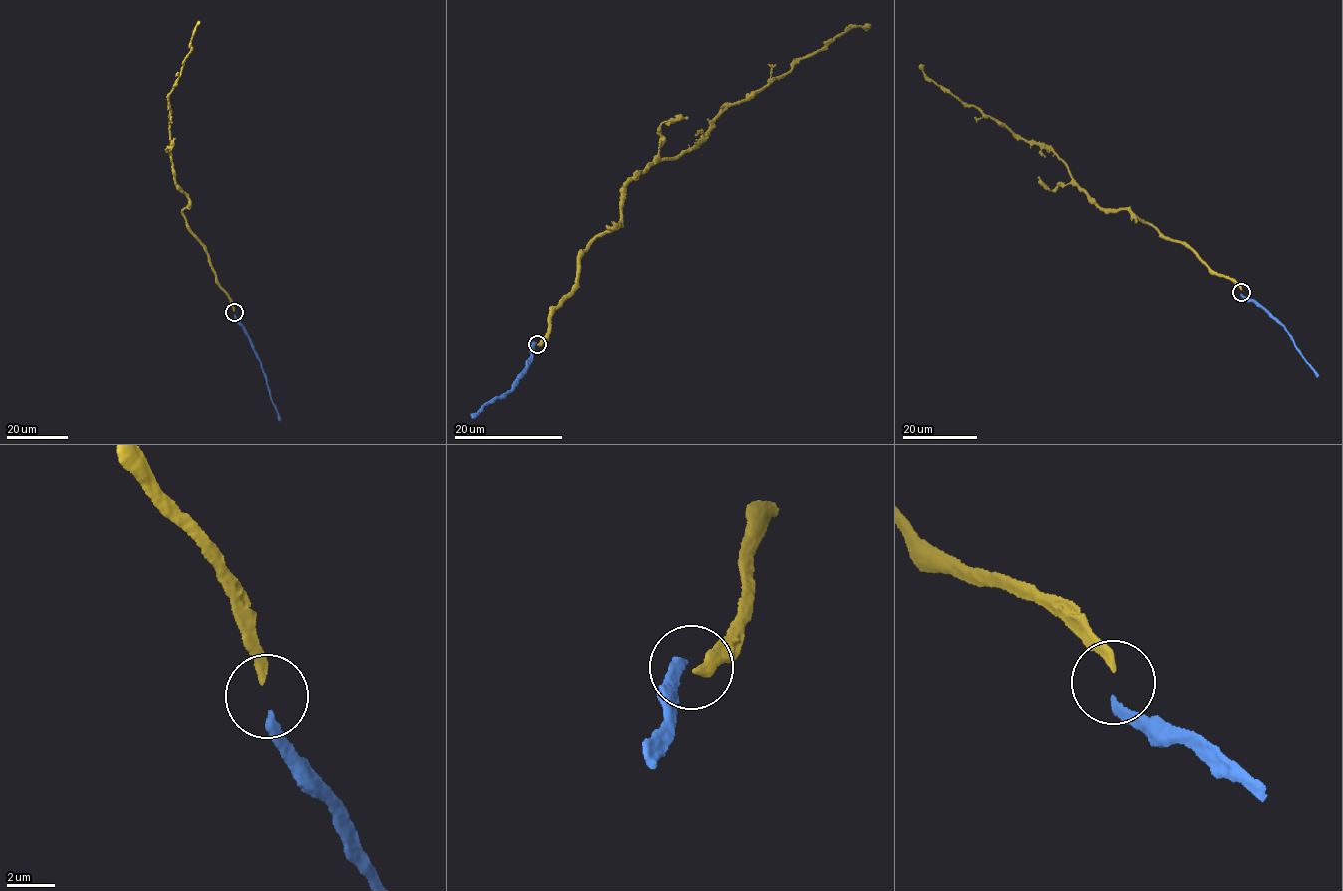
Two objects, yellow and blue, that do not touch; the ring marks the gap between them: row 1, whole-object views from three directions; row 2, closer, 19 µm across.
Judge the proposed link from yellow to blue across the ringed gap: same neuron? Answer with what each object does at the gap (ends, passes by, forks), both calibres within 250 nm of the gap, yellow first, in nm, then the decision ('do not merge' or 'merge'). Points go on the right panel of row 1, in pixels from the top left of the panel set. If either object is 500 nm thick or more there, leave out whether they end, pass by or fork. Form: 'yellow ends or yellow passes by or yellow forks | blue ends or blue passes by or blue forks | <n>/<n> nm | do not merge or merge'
yellow ends | blue ends | 360/320 nm | do not merge

